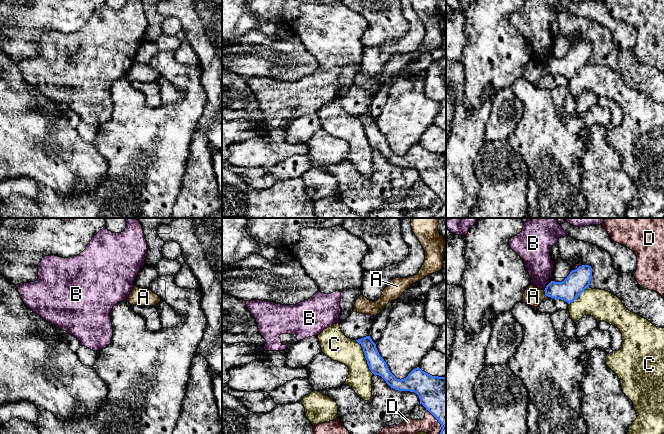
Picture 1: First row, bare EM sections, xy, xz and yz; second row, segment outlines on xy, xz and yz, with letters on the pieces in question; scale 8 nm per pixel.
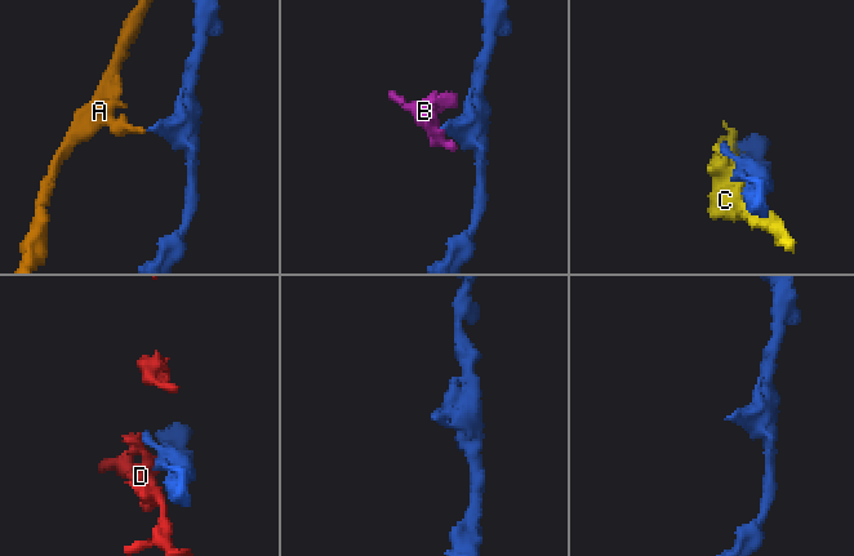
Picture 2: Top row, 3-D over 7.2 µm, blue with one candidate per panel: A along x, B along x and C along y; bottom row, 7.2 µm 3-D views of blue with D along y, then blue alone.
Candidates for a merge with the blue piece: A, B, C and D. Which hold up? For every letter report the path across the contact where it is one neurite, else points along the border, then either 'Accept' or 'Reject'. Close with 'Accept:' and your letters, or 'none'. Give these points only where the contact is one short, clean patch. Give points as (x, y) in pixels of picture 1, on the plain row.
A: Boundary: yz (543, 66), (546, 71). Reject
B: Boundary: yz (546, 62), (544, 66). Reject
C: Reject
D: Reject
Accept: none

